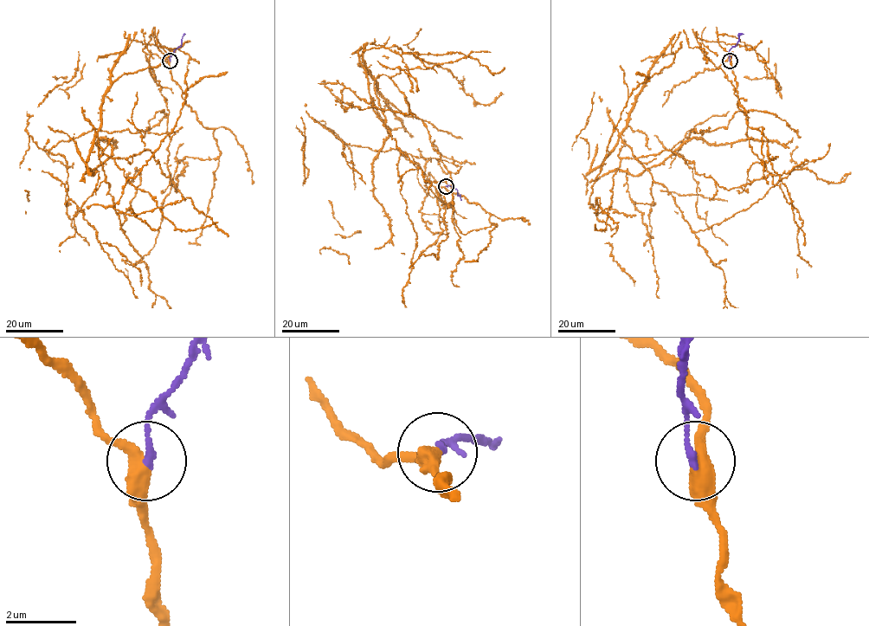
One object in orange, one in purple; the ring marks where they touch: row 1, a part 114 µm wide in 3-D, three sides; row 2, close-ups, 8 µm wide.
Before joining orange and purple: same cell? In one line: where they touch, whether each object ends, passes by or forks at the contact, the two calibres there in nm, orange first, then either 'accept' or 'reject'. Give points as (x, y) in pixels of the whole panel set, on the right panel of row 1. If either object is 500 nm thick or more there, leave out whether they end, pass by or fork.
place (730, 61); orange passes by; purple ends; calibres 420 and 190 nm; reject

